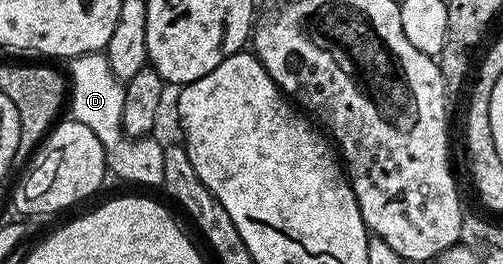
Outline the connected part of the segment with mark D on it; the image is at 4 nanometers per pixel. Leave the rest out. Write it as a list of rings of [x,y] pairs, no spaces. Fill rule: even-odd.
[[[92,53],[76,55],[70,60],[71,79],[69,75],[69,112],[70,118],[81,125],[93,129],[93,137],[101,141],[107,153],[107,165],[112,176],[124,179],[127,183],[140,183],[143,187],[158,188],[163,181],[163,149],[155,137],[131,138],[123,134],[121,113],[125,105],[124,84],[109,69],[106,54]]]

